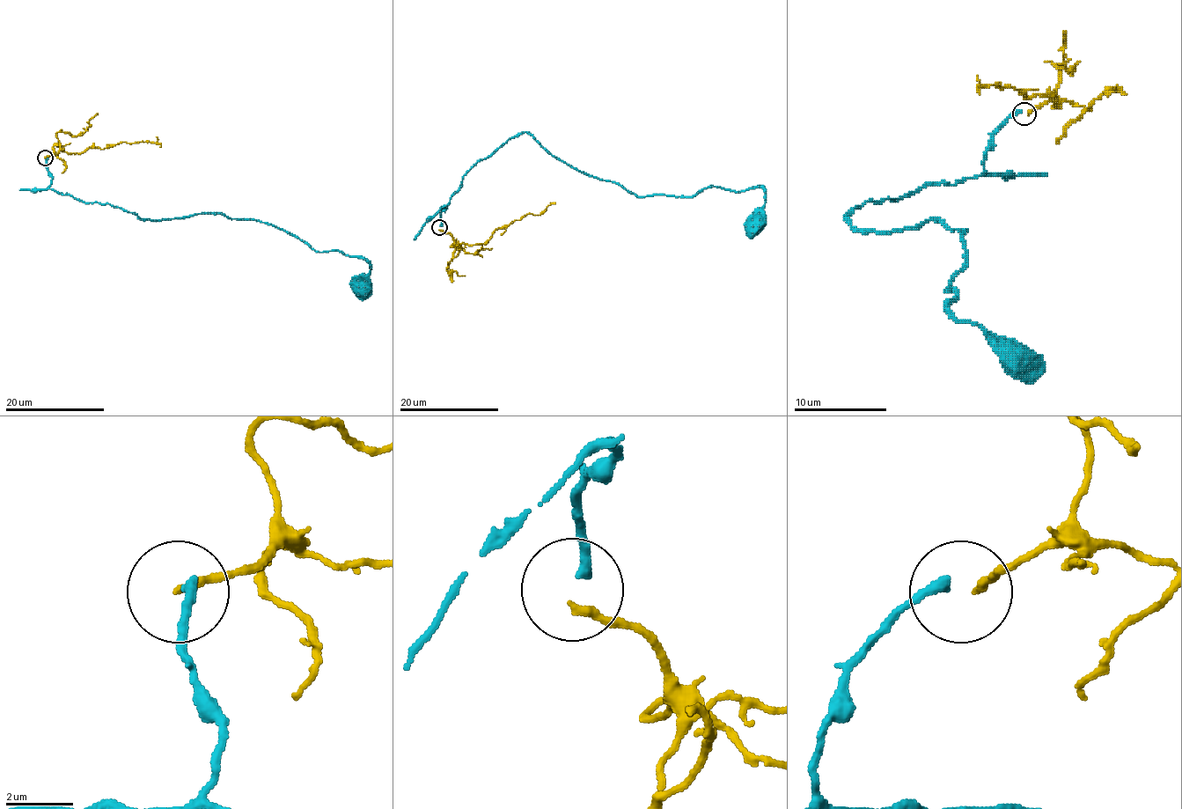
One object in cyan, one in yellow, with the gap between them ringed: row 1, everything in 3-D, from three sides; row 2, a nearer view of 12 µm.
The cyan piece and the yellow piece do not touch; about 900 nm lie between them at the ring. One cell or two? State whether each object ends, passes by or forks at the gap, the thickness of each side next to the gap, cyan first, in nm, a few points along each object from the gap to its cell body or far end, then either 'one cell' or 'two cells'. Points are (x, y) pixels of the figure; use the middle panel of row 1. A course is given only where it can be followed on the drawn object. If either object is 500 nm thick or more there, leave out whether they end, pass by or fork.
cyan ends; yellow ends; calibres 320 and 240 nm; course cyan (440, 226), (463, 176), (525, 132), (553, 155), (638, 196), (761, 187), (759, 226); course yellow (440, 230), (447, 232), (458, 243), (480, 245), (495, 230), (507, 227), (528, 214), (539, 215), (554, 203); two cells

